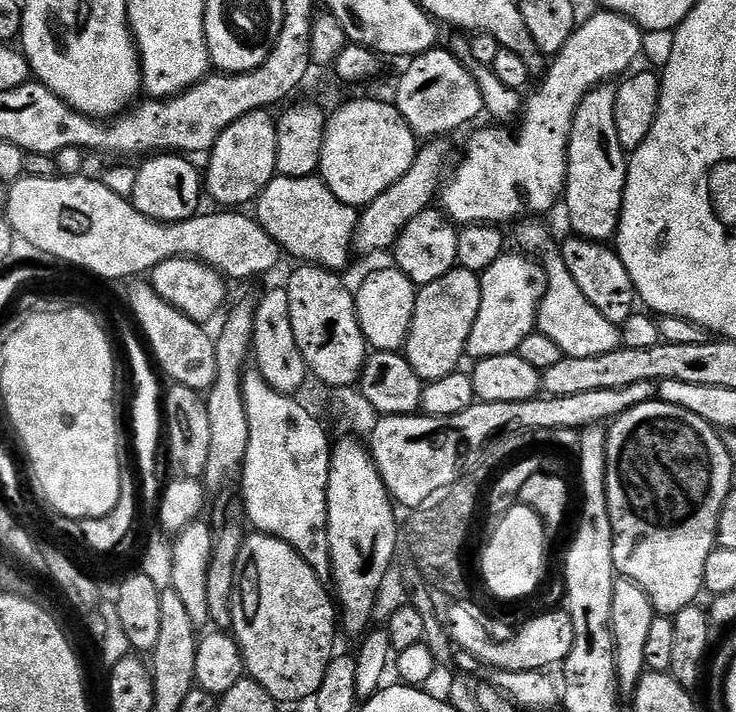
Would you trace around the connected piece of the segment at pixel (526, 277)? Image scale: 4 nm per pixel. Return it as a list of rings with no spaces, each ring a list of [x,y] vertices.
[[[508,259],[497,260],[490,274],[483,277],[482,306],[478,310],[478,318],[474,318],[466,351],[473,361],[513,355],[536,328],[536,309],[548,289],[543,263]]]

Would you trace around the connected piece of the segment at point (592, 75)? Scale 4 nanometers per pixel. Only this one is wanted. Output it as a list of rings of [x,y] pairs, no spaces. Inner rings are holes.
[[[600,10],[600,11],[597,11],[597,13],[598,13],[597,16],[590,17],[589,20],[585,22],[585,24],[583,21],[583,23],[581,23],[579,27],[577,27],[576,31],[572,33],[571,38],[569,38],[569,40],[566,42],[566,46],[562,46],[562,50],[560,52],[555,53],[555,55],[551,57],[550,63],[547,65],[547,69],[543,73],[542,80],[544,80],[544,82],[541,84],[540,89],[538,89],[537,92],[534,93],[532,97],[530,98],[527,97],[526,103],[524,105],[524,110],[522,113],[522,119],[519,121],[519,124],[518,124],[518,129],[520,128],[520,137],[517,138],[516,144],[504,144],[503,134],[500,132],[495,132],[495,130],[500,131],[500,130],[497,130],[495,127],[492,127],[493,129],[488,128],[485,130],[485,132],[476,132],[473,134],[472,141],[470,141],[468,144],[468,153],[465,154],[464,161],[461,162],[460,169],[458,169],[456,172],[456,177],[454,177],[453,180],[449,182],[449,184],[447,181],[447,183],[445,183],[442,188],[442,200],[444,196],[444,205],[442,205],[442,208],[443,208],[443,211],[446,213],[449,220],[455,222],[457,225],[460,225],[460,226],[463,226],[466,224],[495,224],[497,226],[500,226],[500,225],[503,225],[502,223],[503,220],[514,219],[515,216],[518,215],[519,212],[523,210],[523,208],[525,208],[525,210],[528,212],[548,212],[551,210],[552,207],[555,206],[556,199],[558,199],[559,201],[561,197],[565,195],[565,184],[567,182],[567,176],[568,176],[568,140],[571,138],[571,124],[572,124],[572,119],[574,118],[574,114],[576,113],[577,106],[580,105],[582,98],[584,97],[585,93],[589,91],[589,89],[594,87],[599,87],[600,84],[602,84],[603,82],[612,82],[612,81],[615,81],[617,78],[623,77],[625,73],[627,73],[629,69],[633,67],[633,65],[631,66],[631,64],[634,63],[636,59],[639,61],[642,56],[641,55],[641,48],[643,46],[642,30],[636,23],[634,23],[632,20],[627,20],[624,16],[619,16],[617,12]]]

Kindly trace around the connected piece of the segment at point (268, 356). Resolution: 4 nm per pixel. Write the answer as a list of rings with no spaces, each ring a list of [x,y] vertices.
[[[287,287],[272,288],[260,300],[260,305],[254,308],[256,317],[254,318],[254,334],[252,335],[252,351],[254,364],[256,360],[256,368],[259,379],[266,381],[274,390],[285,394],[296,394],[296,391],[304,384],[304,379],[309,379],[310,373],[306,362],[302,358],[302,354],[298,350],[298,342],[294,338],[294,330],[290,326],[290,298],[288,297]]]

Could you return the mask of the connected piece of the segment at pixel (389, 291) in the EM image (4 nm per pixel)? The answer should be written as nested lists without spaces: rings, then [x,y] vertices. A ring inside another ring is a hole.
[[[395,266],[370,273],[361,282],[360,289],[355,289],[356,317],[369,349],[377,352],[400,352],[403,349],[414,318],[417,291],[417,285]]]

